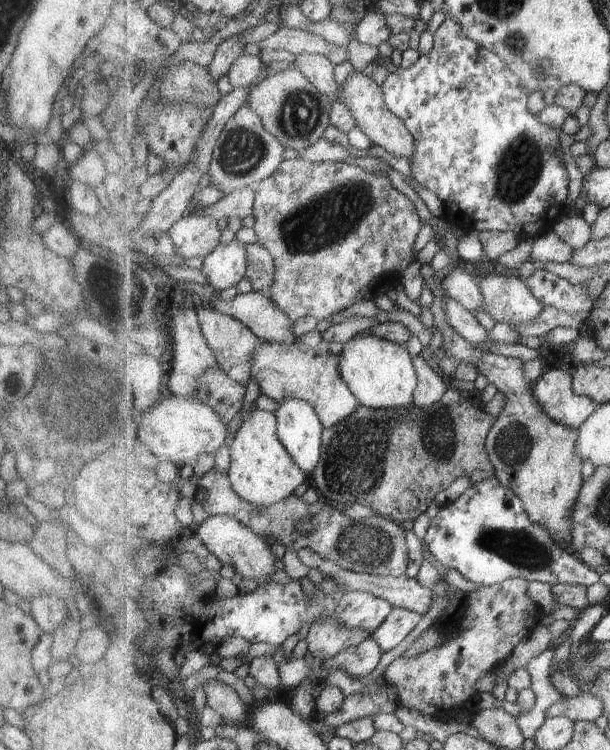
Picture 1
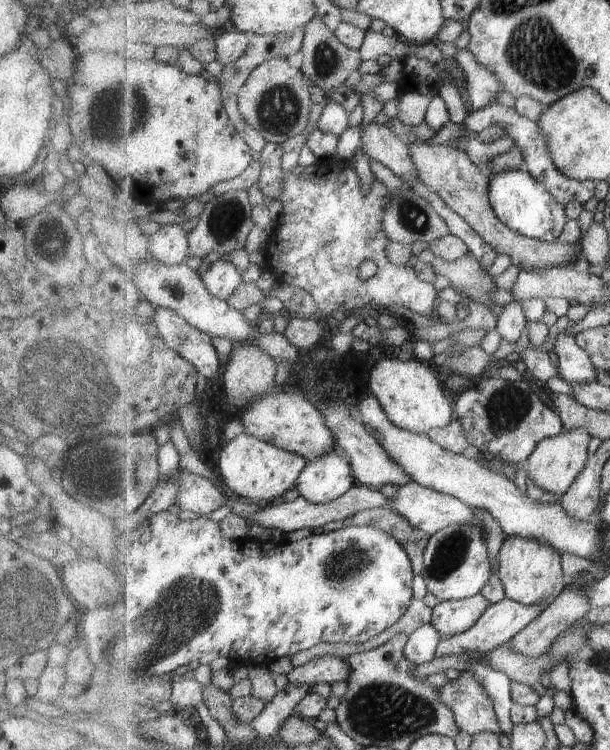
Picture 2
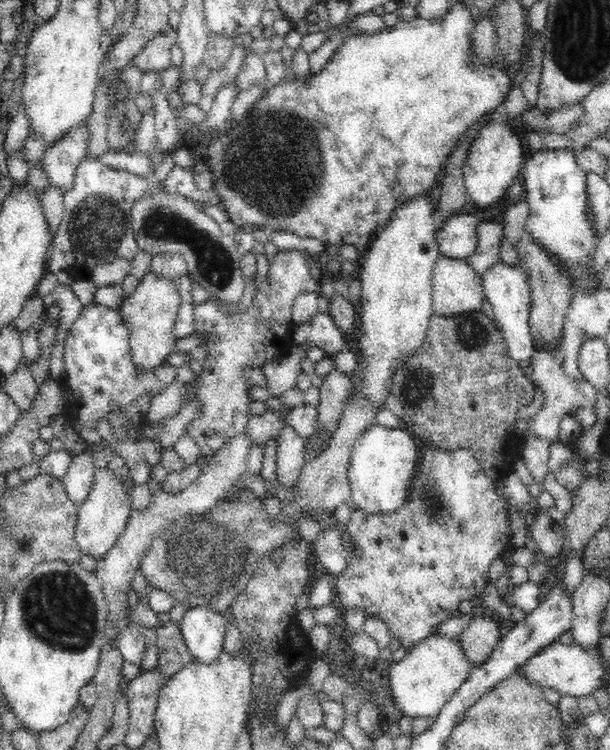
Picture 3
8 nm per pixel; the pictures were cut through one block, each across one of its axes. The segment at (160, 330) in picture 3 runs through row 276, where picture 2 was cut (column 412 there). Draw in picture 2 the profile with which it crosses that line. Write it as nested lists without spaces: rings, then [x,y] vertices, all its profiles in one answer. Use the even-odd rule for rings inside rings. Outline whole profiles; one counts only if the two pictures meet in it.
[[[410,141],[408,143],[411,158],[418,170],[418,180],[432,188],[443,200],[458,212],[499,254],[507,254],[512,258],[513,265],[519,265],[527,271],[546,271],[553,267],[567,267],[581,258],[581,242],[577,244],[563,243],[559,240],[549,242],[529,238],[523,233],[509,228],[502,220],[490,203],[489,183],[490,177],[485,176],[477,168],[474,160],[467,154],[465,149],[452,148],[450,145],[431,145],[429,142]]]

